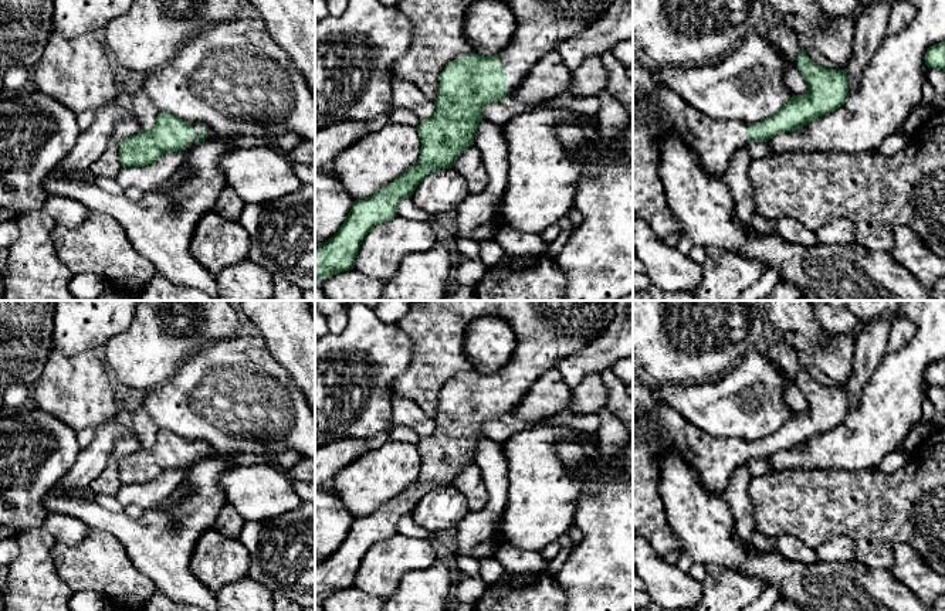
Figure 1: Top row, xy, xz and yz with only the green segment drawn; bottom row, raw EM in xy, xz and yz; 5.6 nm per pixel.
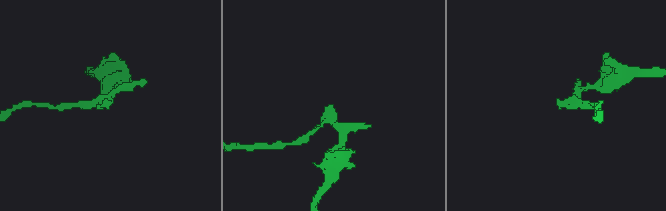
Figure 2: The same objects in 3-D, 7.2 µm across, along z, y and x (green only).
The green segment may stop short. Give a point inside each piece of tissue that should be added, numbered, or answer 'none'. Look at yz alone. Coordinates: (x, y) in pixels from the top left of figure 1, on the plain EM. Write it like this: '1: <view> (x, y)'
1: yz (657, 428)

